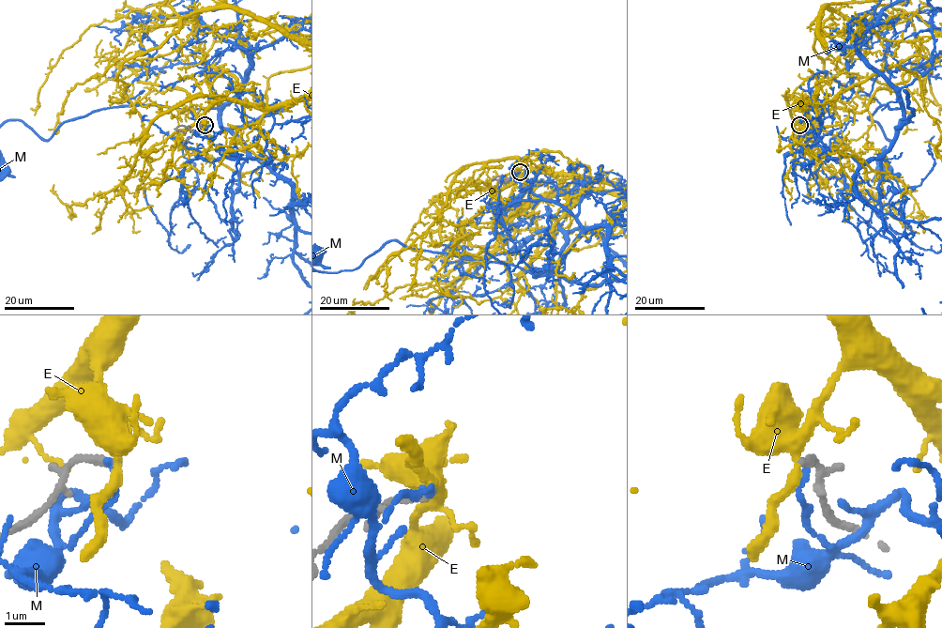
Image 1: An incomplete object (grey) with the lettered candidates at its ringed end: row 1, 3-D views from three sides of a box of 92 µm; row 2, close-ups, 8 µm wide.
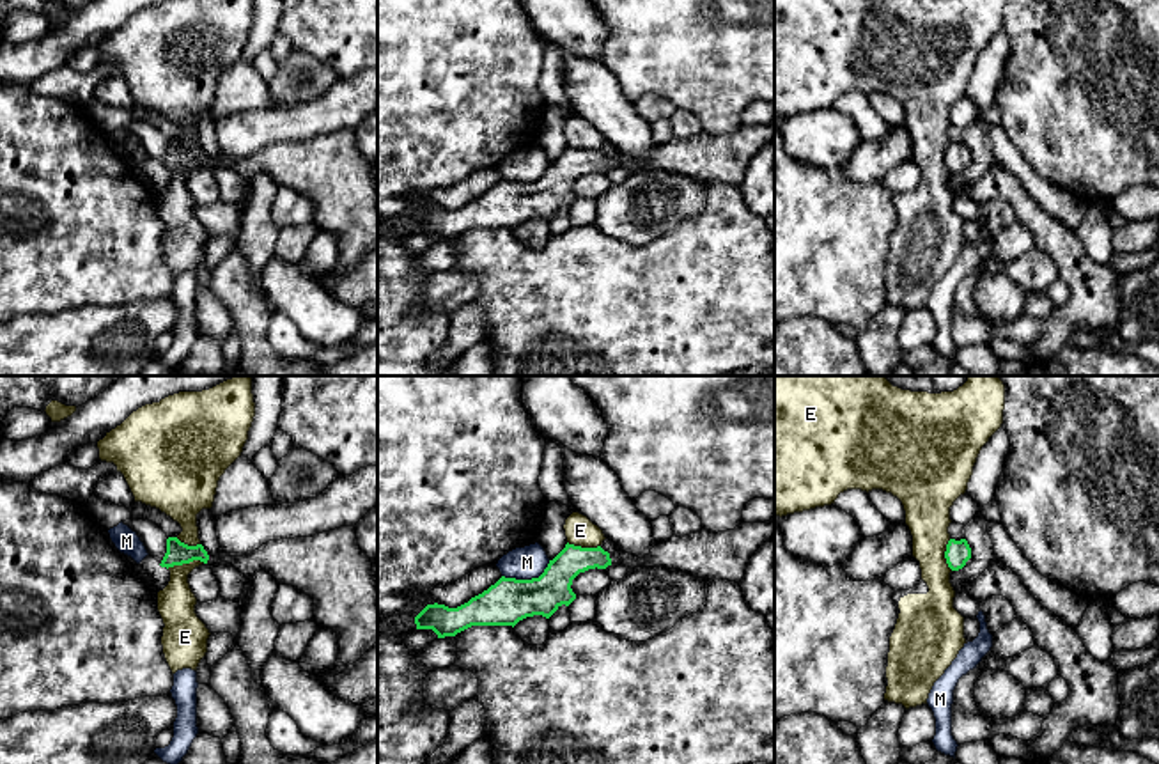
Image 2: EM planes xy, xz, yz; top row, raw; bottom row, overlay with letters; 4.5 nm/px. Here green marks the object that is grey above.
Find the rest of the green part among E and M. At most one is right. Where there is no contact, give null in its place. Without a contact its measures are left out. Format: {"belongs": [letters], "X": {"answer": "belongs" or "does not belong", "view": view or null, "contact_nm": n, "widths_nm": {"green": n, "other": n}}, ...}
{"belongs": [], "E": {"answer": "does not belong", "view": "xy", "contact_nm": 180, "widths_nm": {"green": 110, "other": 180}}, "M": {"answer": "does not belong", "view": "xz", "contact_nm": 240, "widths_nm": {"green": 200, "other": 150}}}

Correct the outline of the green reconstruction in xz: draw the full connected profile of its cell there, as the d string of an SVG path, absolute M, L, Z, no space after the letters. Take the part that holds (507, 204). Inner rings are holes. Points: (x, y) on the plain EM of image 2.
M741 126L734 133L700 133L684 140L672 138L657 145L649 158L638 161L617 152L615 156L597 151L565 147L549 163L539 181L516 183L502 179L482 197L468 206L448 211L427 207L416 220L416 232L432 232L438 241L455 239L471 229L516 229L533 218L549 222L562 207L569 209L576 197L572 183L588 172L606 172L611 167L633 170L665 170L689 175L709 183L739 186L751 158L774 142L774 126Z

